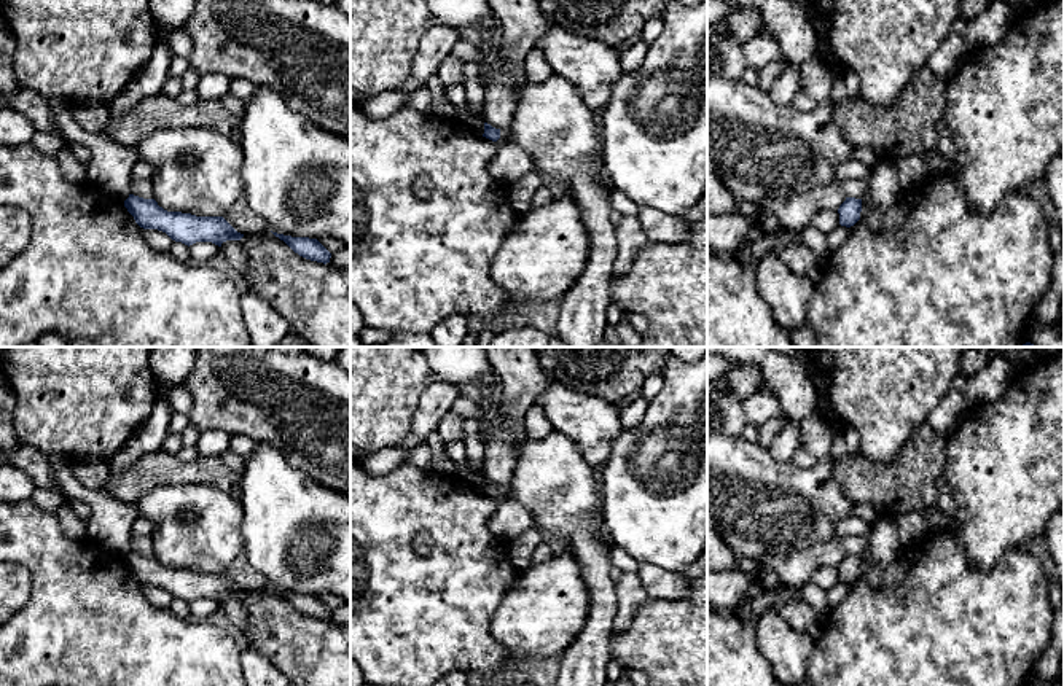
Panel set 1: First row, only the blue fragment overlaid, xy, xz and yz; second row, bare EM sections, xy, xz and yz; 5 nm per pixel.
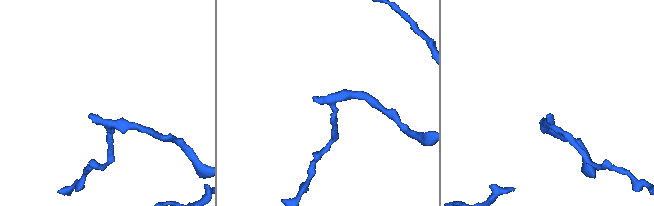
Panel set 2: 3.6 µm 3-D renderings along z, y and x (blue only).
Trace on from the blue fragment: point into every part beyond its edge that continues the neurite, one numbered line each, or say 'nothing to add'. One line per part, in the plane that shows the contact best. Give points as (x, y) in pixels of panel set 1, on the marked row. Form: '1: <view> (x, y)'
nothing to add

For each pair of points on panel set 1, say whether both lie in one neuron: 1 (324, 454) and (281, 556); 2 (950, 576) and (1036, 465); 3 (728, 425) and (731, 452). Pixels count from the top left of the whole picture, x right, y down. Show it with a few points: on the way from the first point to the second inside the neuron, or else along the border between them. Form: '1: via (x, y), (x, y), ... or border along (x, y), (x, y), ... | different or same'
1: border along (284, 457), (290, 465), (333, 491) | different
2: border along (951, 530), (977, 567), (991, 567), (1004, 554) | different
3: border along (723, 435), (741, 436) | different

